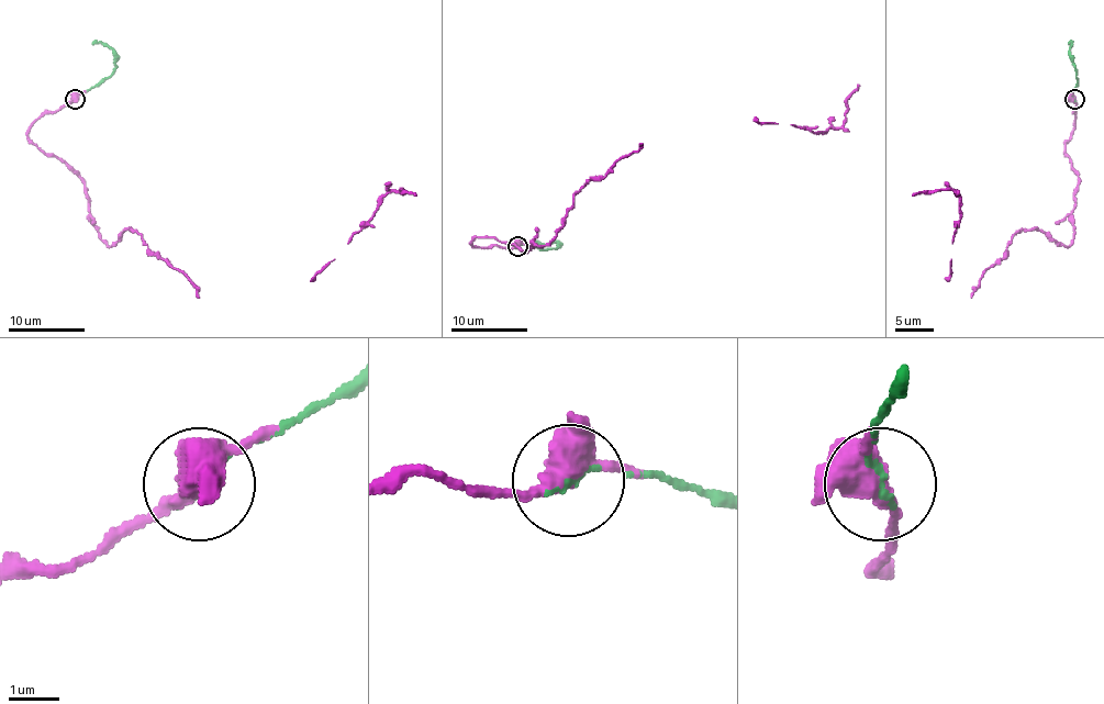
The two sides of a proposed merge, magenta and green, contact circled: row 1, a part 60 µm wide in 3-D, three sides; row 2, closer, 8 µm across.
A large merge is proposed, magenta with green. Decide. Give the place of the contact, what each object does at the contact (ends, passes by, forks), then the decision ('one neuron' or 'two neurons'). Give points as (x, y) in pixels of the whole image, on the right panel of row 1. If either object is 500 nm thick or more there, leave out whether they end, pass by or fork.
(1074, 99) | magenta forks | green ends | one neuron

